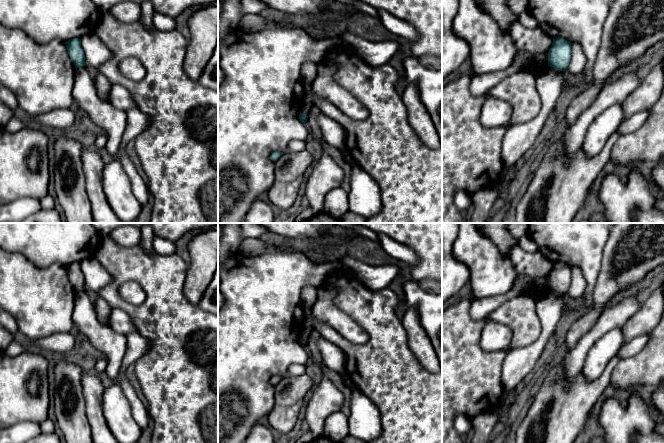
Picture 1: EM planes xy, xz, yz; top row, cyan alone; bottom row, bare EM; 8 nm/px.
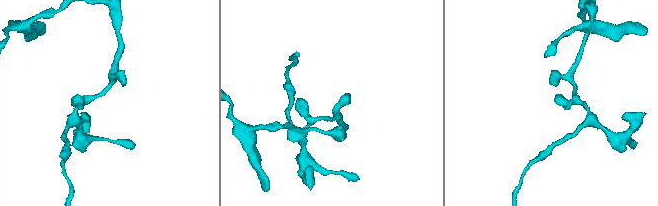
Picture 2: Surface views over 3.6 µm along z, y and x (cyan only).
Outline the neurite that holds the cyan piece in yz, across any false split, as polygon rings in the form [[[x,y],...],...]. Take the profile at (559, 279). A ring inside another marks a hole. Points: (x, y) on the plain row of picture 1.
[[[563,262],[553,263],[548,276],[548,290],[566,295],[571,282],[571,267]]]

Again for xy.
[[[73,262],[67,266],[65,266],[68,278],[74,287],[76,293],[84,291],[86,289],[85,286],[85,278],[81,271],[81,263]]]

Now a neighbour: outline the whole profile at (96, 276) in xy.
[[[88,258],[81,262],[81,271],[85,278],[85,286],[98,293],[112,281],[110,273],[95,258]]]

